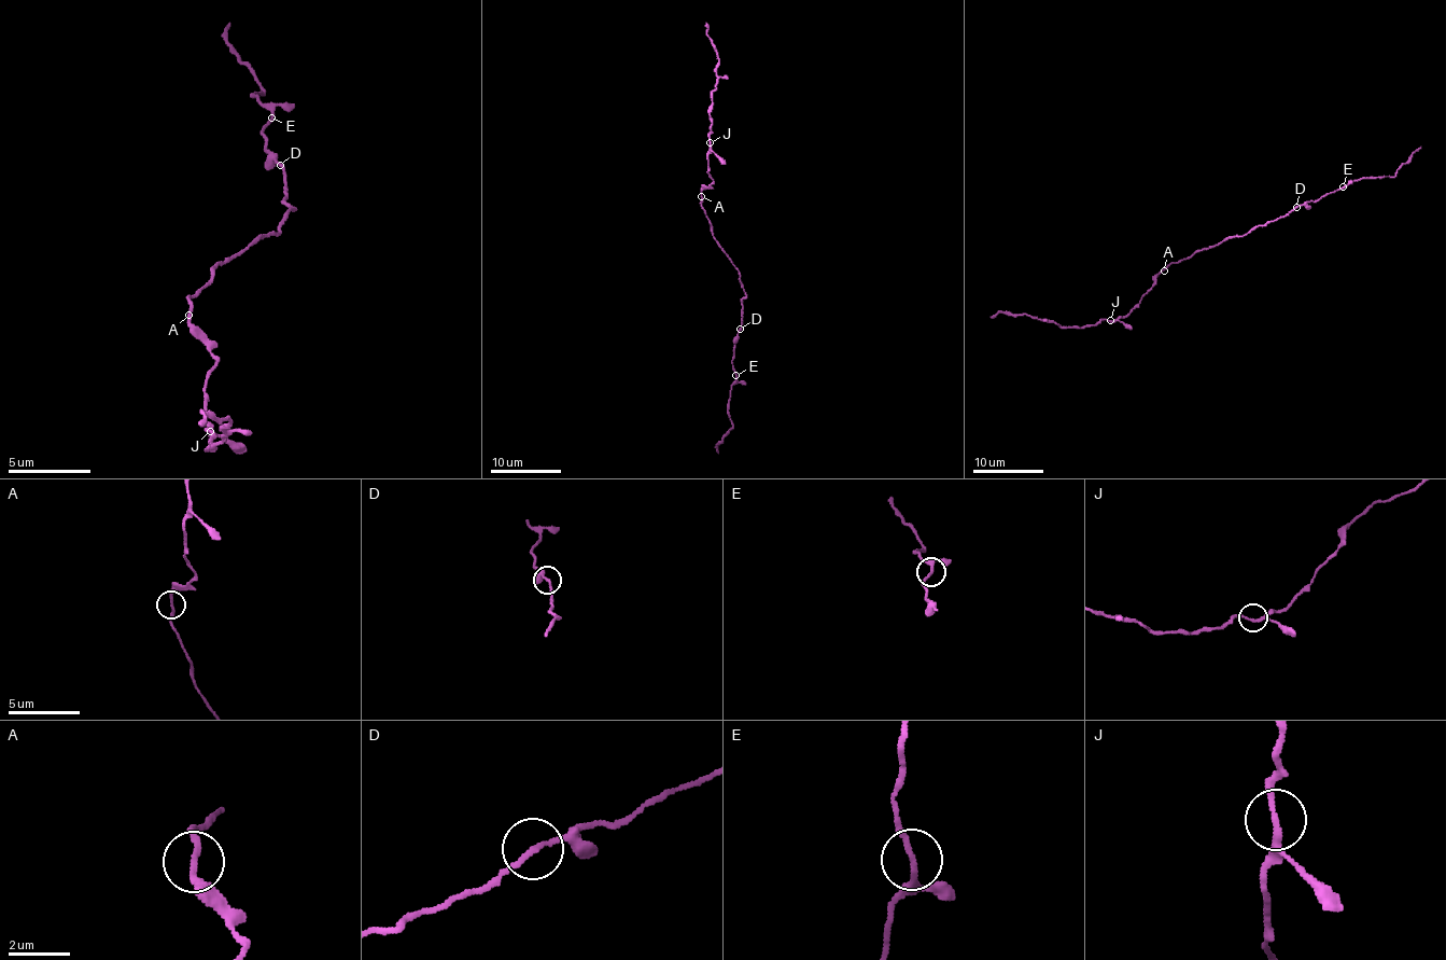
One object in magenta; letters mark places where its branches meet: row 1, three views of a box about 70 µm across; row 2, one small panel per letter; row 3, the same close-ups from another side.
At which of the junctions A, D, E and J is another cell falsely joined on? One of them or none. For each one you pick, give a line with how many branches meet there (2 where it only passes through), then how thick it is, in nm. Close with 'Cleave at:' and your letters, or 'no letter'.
Cleave at: no letter

